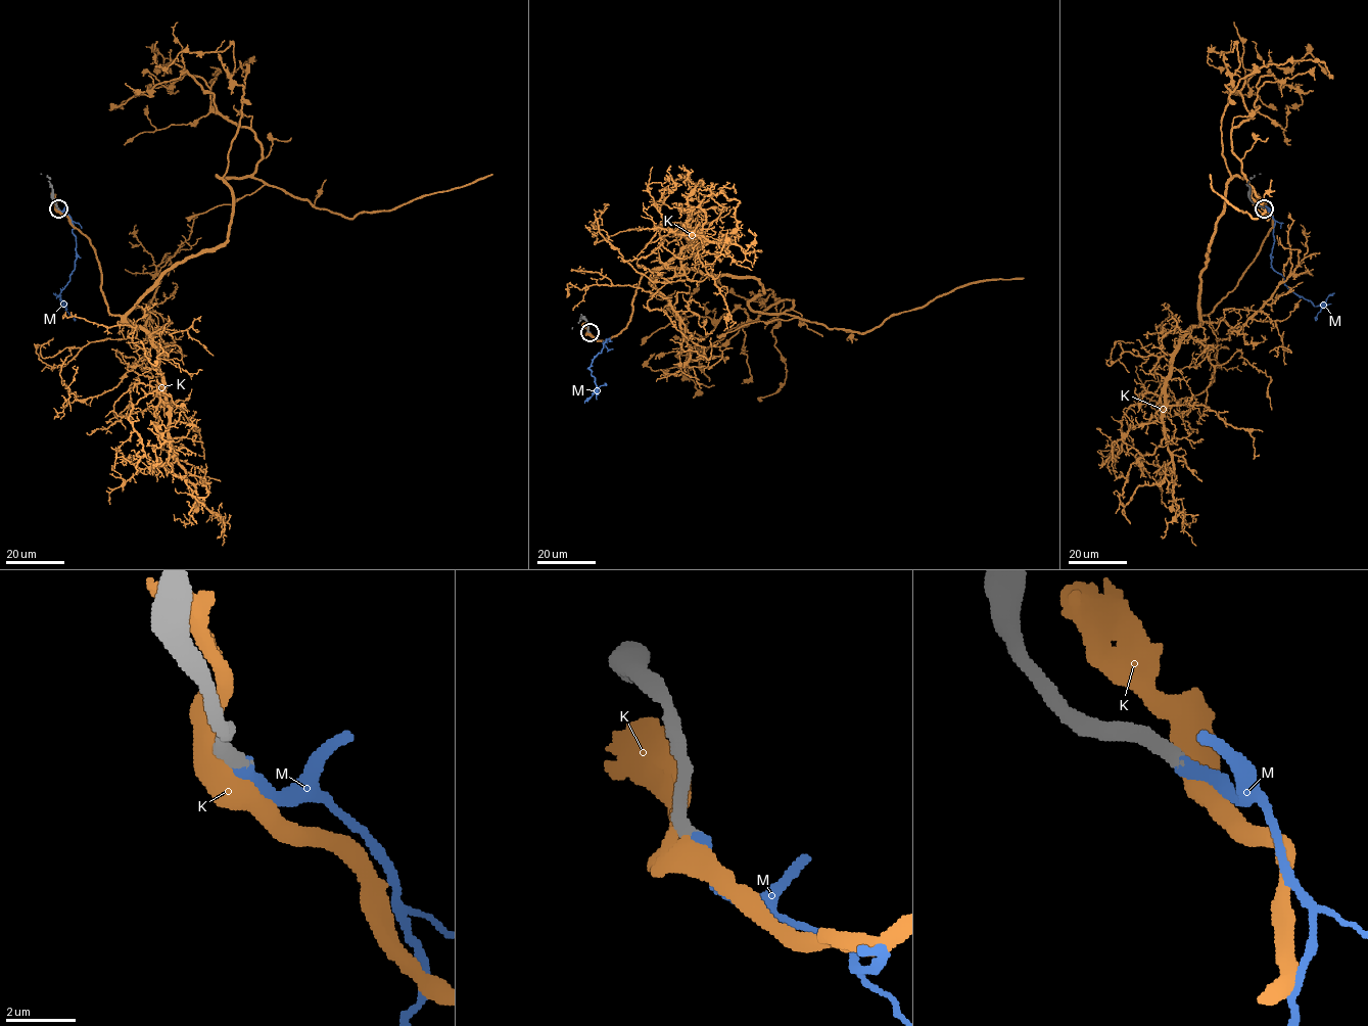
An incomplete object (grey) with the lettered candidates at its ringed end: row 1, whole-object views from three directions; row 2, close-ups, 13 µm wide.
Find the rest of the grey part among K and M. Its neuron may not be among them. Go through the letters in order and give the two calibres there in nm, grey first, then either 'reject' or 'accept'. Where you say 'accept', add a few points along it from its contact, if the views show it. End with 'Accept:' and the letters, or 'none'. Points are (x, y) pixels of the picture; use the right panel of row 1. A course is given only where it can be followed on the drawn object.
K: 480 nm thick on the grey side, 750 nm on the other; reject
M: 440 nm thick on the grey side, 420 nm on the other; accept; it runs (1264, 208), (1271, 213), (1275, 221), (1271, 267), (1283, 276), (1284, 284), (1315, 306), (1323, 306), (1334, 292)
Accept: M

